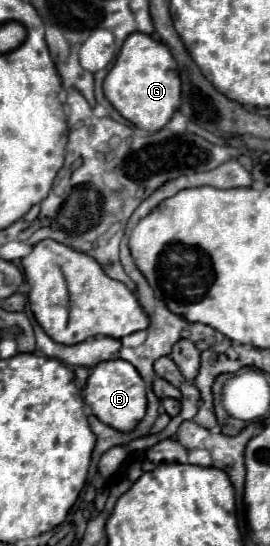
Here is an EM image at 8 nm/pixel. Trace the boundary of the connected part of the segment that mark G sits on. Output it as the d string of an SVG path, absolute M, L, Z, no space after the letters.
M134 32L126 38L114 66L104 80L104 94L128 122L146 132L158 132L180 108L180 84L178 64L170 50L152 36Z

